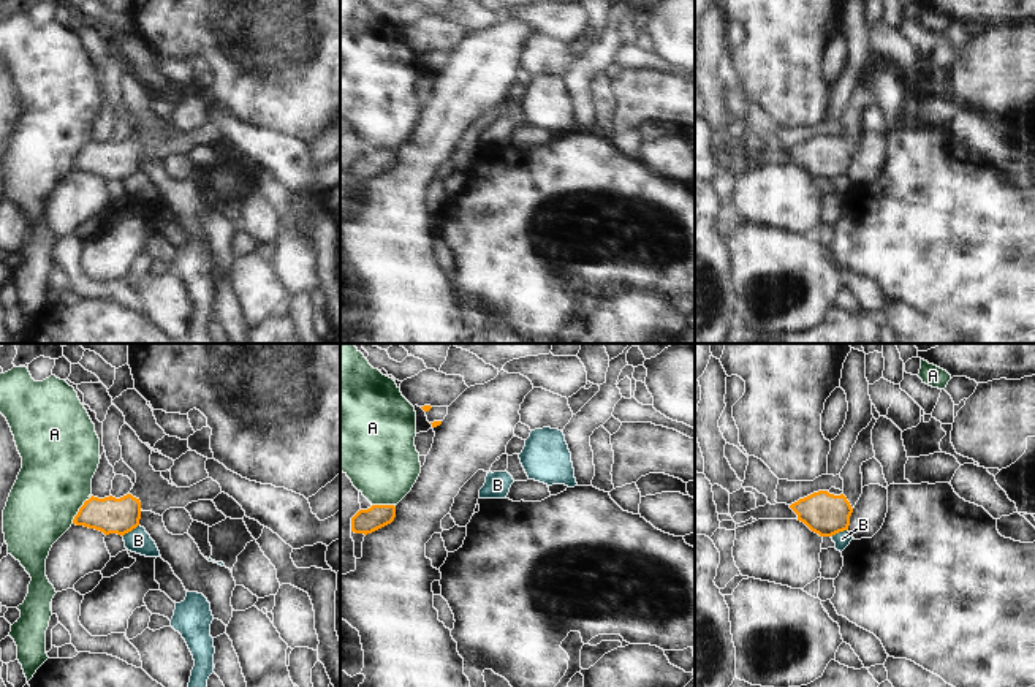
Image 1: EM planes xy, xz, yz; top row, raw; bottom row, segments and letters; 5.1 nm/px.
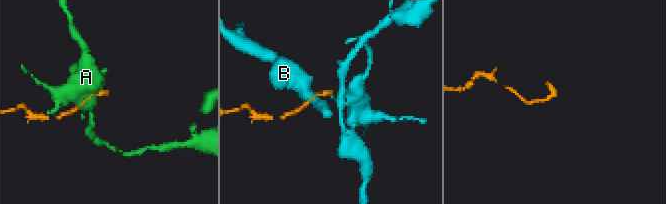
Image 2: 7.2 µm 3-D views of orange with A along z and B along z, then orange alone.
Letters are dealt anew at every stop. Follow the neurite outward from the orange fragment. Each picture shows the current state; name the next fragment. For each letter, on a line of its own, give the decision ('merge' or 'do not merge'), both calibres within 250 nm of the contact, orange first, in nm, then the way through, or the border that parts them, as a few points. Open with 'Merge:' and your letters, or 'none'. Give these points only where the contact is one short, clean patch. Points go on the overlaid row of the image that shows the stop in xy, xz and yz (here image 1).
Merge: none
A: do not merge; 190 nm thick on the orange side, 360 nm on the other
B: do not merge; 220 nm thick on the orange side, 80 nm on the other; border along yz (847, 529), (831, 537)

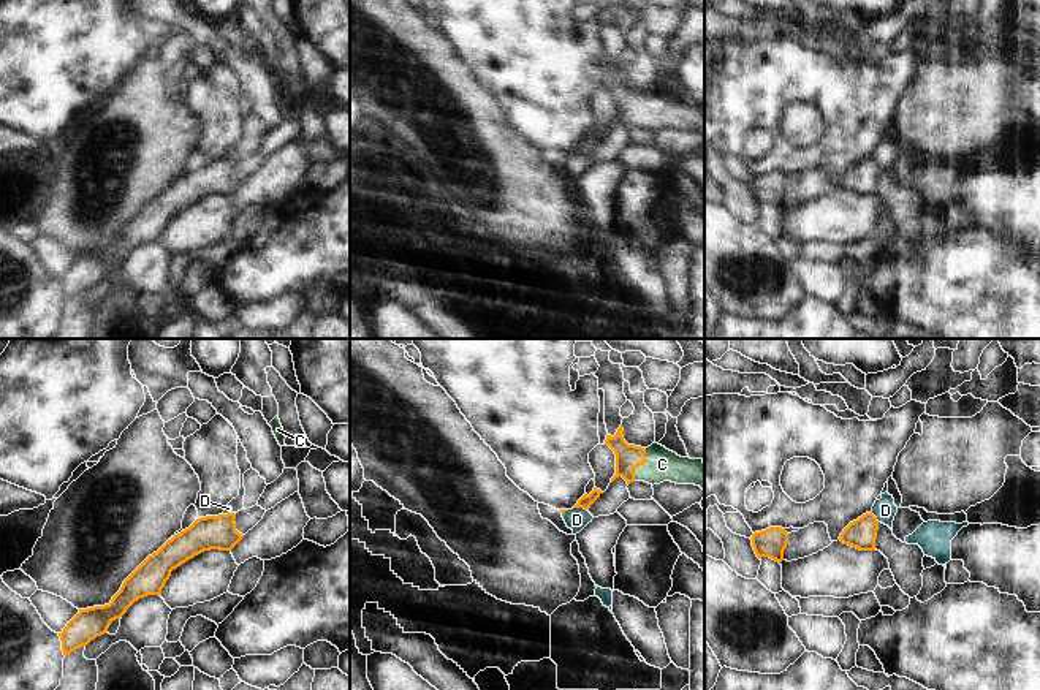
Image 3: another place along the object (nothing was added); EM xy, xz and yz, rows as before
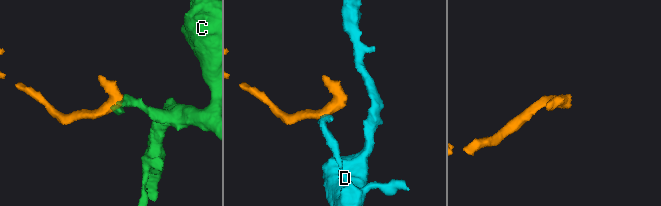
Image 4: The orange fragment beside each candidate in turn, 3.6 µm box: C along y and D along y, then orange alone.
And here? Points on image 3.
Merge: C
C: merge; 130 nm thick on the orange side, 160 nm on the other; runs through xz (627, 456), (640, 464), (662, 464)
D: do not merge; 70 nm thick on the orange side, 110 nm on the other; border along xz (586, 508), (572, 510)

